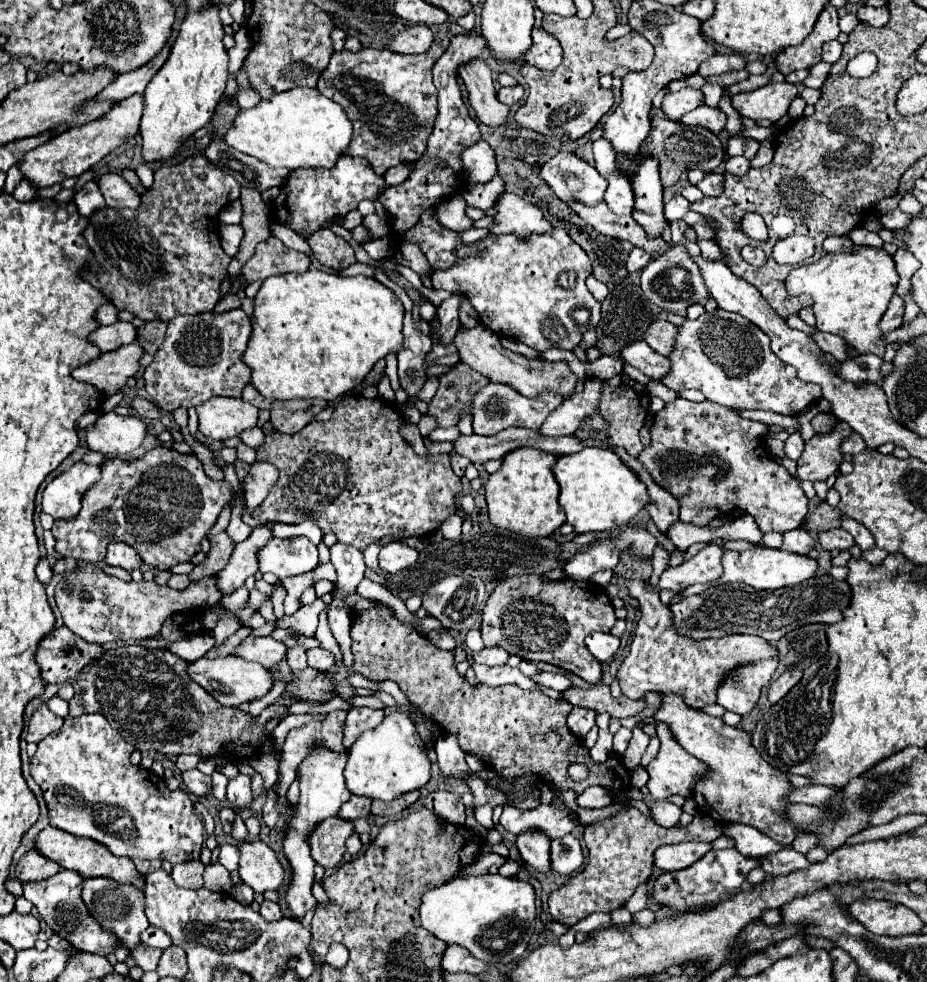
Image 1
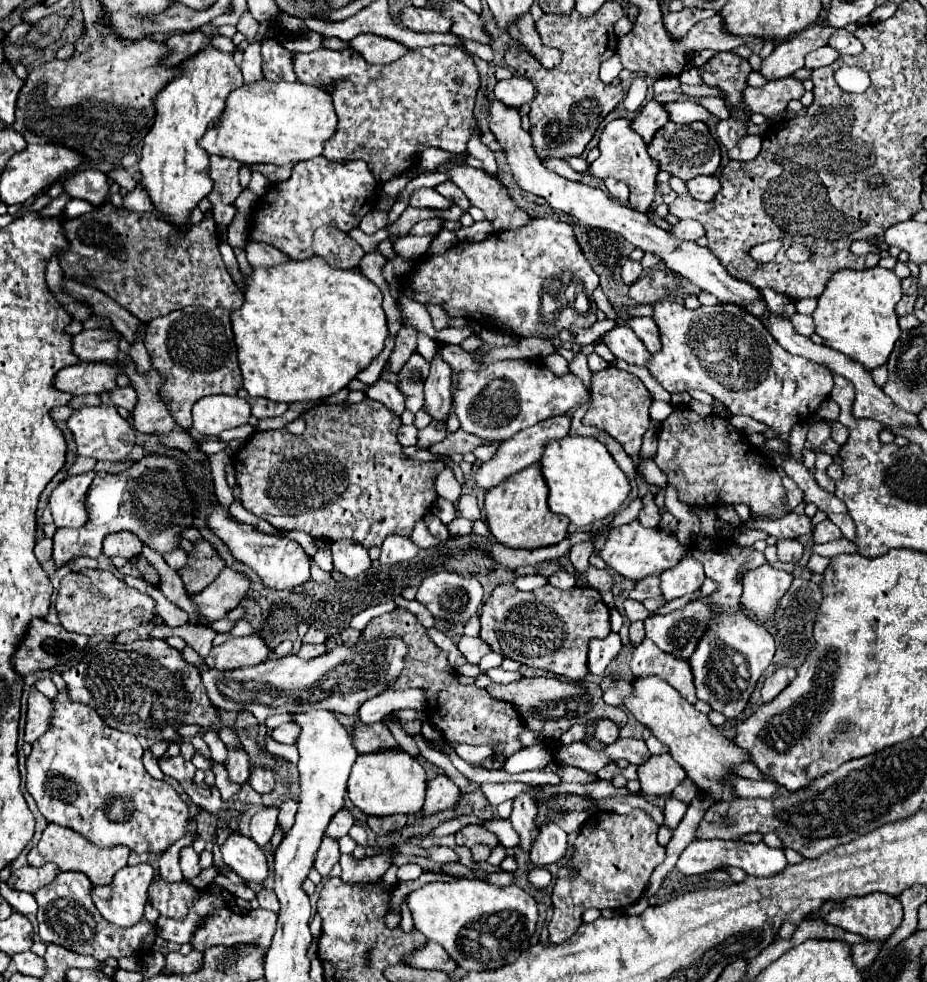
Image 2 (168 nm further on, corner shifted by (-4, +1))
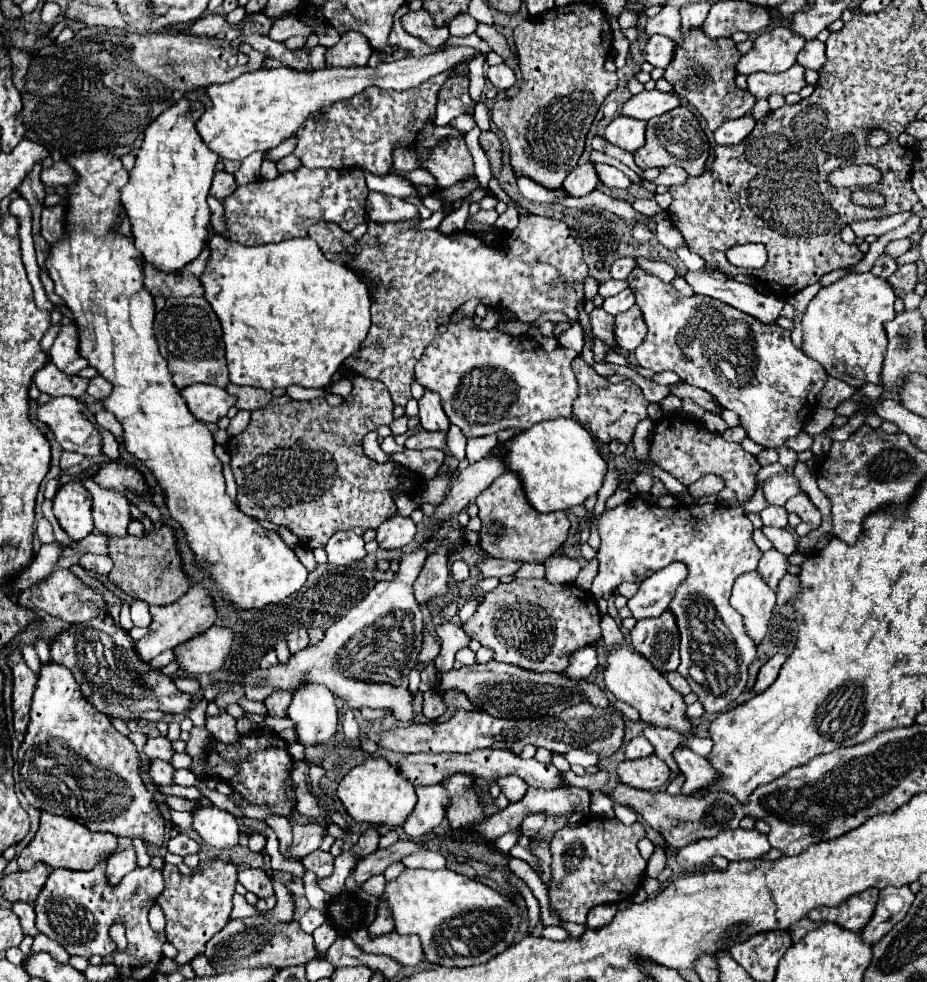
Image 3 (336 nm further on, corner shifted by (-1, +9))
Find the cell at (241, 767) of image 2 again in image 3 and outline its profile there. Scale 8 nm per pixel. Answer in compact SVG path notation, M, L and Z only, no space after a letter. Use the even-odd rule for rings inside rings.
M220 711L218 715L214 715L214 717L206 717L206 729L216 737L216 739L220 739L222 743L234 743L238 737L240 737L240 733L238 733L238 729L236 729L236 719L234 717L230 717L226 711Z

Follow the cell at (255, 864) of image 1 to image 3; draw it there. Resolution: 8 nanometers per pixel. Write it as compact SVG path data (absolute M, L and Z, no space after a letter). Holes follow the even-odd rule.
M198 805L192 811L192 829L202 837L204 843L218 849L232 849L238 845L240 829L234 815L224 809Z

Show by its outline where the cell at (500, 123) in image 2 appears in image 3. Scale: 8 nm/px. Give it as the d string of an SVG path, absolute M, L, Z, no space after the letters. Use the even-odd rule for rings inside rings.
M520 177L520 179L518 179L518 189L520 189L520 195L522 195L524 199L528 199L528 201L538 201L538 203L552 203L554 199L568 197L568 195L564 193L564 189L552 191L552 189L546 189L546 187L534 183L534 181L528 179L528 177Z

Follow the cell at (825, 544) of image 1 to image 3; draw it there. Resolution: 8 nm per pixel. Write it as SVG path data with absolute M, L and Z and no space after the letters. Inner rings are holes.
M798 493L798 495L794 495L794 499L788 499L784 507L788 513L796 513L802 521L806 521L814 527L820 527L820 511L816 509L816 505L810 501L808 495Z

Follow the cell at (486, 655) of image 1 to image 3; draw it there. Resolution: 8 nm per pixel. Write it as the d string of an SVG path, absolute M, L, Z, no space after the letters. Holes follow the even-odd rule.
M450 621L436 625L434 635L440 641L440 653L436 657L436 669L438 671L450 671L454 665L456 651L462 647L468 647L470 637L464 633L464 629L460 625L454 625Z

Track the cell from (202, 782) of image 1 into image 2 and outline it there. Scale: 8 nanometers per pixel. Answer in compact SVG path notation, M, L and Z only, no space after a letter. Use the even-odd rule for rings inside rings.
M181 755L179 757L171 757L171 759L163 759L159 763L161 771L177 781L193 781L195 777L195 765L187 759L183 759Z

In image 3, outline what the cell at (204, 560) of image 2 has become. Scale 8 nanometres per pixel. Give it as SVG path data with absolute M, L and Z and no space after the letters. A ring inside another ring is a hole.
M168 525L144 529L142 537L126 535L122 539L114 539L114 535L110 535L108 557L114 561L114 567L108 573L108 581L120 587L132 599L142 599L150 605L168 605L188 591L188 577L180 569L174 533Z

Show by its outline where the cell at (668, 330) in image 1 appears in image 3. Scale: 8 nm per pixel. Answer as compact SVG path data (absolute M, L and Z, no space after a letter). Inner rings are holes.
M638 305L616 315L616 329L614 329L616 347L632 353L642 343L644 335L646 335L646 323L642 319L642 311L638 309Z

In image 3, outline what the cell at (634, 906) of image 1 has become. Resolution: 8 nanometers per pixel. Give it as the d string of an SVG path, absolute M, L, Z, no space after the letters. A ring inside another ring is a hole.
M676 747L672 757L678 769L682 771L682 775L686 777L686 783L682 787L684 795L692 795L702 787L712 785L718 779L718 773L712 769L712 765L704 757L690 751L688 747Z

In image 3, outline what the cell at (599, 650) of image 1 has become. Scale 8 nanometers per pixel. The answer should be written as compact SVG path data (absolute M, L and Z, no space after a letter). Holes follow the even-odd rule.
M582 647L570 655L570 665L566 667L566 677L568 679L588 679L590 673L596 669L598 659L596 659L596 649L594 647Z

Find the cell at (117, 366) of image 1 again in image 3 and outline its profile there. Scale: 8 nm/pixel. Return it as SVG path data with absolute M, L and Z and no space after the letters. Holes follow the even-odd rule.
M48 363L34 375L34 383L40 389L40 393L48 393L50 397L82 397L88 387L88 379L82 377L70 377L58 371L54 363Z

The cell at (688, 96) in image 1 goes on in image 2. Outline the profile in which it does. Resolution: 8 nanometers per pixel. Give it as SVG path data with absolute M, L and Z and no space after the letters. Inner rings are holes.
M649 101L639 115L633 117L633 129L649 143L657 129L661 129L669 121L669 113L665 111L665 103Z

